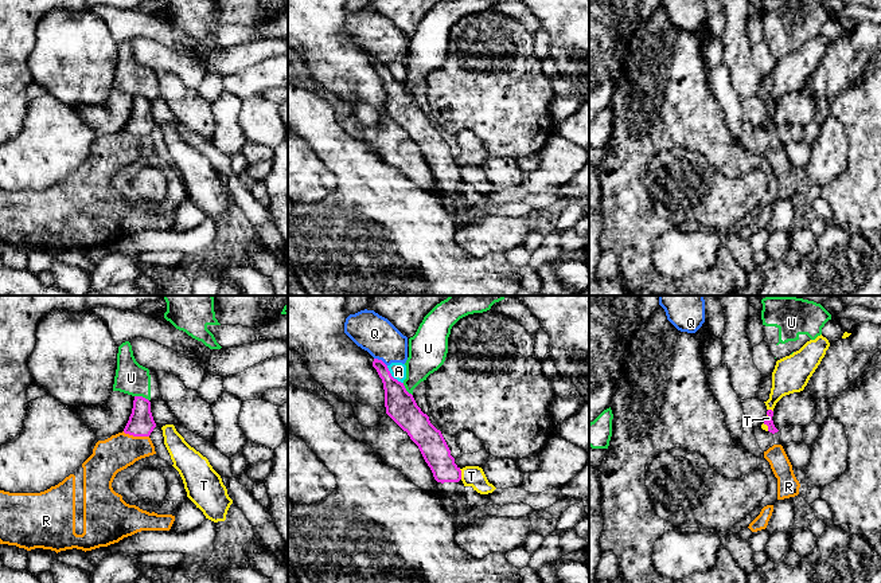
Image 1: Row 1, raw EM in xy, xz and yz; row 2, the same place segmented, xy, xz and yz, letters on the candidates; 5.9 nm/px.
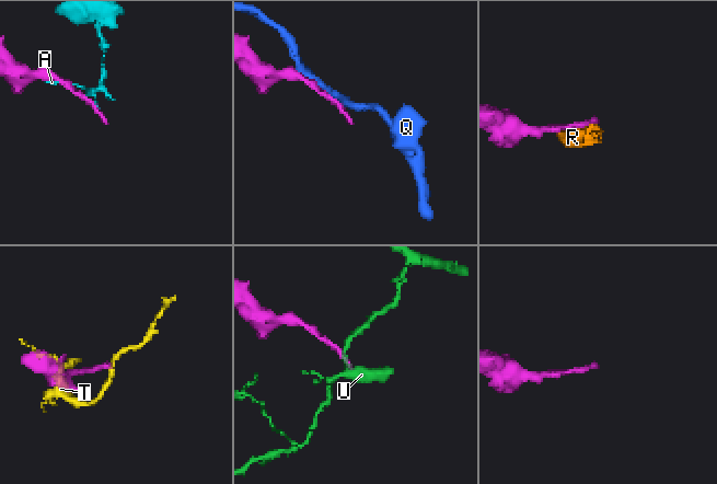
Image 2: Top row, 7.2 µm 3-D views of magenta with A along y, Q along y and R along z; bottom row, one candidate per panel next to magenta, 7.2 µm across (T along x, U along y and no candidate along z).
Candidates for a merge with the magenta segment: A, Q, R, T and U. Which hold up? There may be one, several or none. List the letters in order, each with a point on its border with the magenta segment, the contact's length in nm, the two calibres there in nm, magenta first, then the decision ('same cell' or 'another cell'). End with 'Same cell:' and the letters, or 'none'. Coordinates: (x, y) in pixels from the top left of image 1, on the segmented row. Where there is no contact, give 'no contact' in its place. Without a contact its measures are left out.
A: meets magenta in xz at (392, 376); contact 150 nm long; 180 nm thick on the magenta side, 100 nm on the other; another cell
Q: meets magenta in xz at (381, 360); contact 90 nm long; 150 nm thick on the magenta side, 220 nm on the other; another cell
R: meets magenta in xy at (136, 435); contact 160 nm long; 150 nm thick on the magenta side, 200 nm on the other; another cell
T: meets magenta in xz at (460, 474); contact 70 nm long; 160 nm thick on the magenta side, 130 nm on the other; another cell
U: meets magenta in xy at (141, 396); contact 90 nm long; 150 nm thick on the magenta side, 190 nm on the other; another cell
Same cell: none

